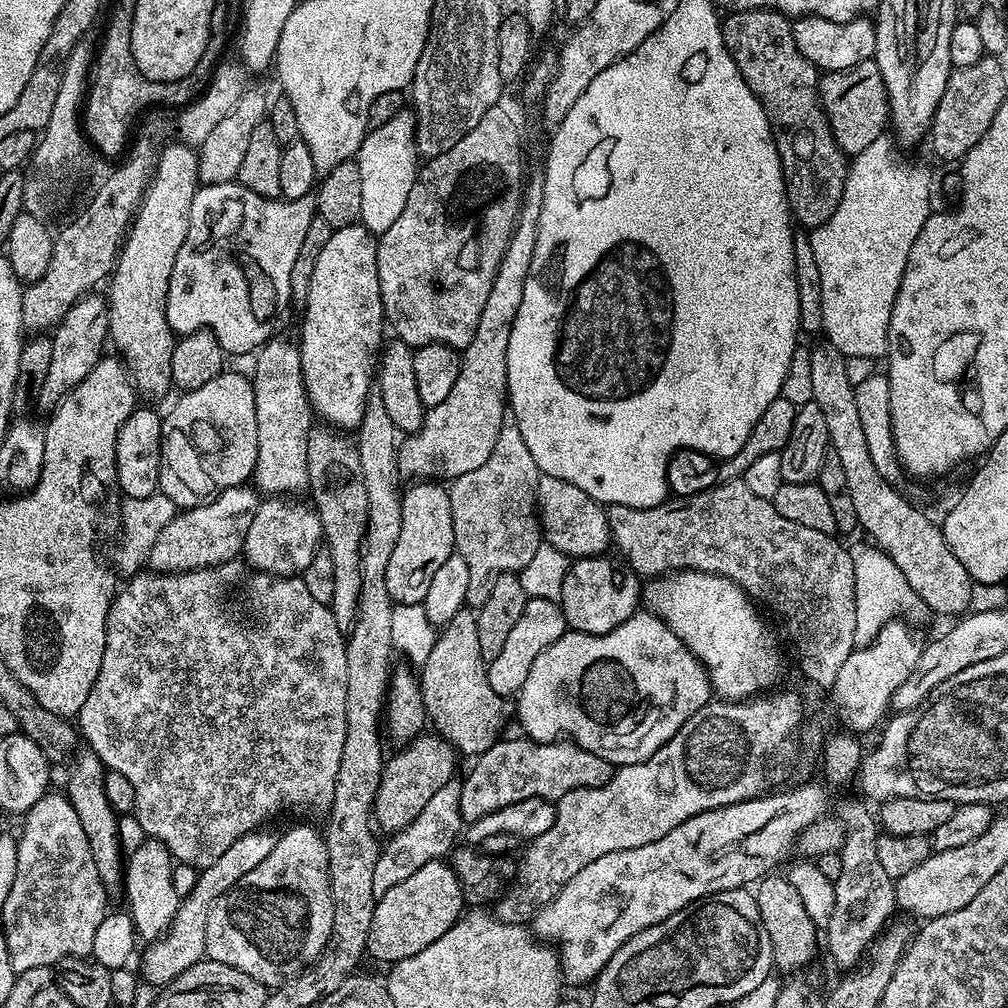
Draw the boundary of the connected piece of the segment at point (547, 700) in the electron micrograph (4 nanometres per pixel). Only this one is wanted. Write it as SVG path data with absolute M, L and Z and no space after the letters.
M638 610L630 618L626 618L626 622L622 622L620 626L606 634L595 636L569 630L562 638L558 638L558 642L554 642L554 646L542 650L542 654L538 654L538 658L534 658L534 666L530 666L530 674L526 674L526 686L522 686L520 695L515 701L514 712L516 716L520 715L520 724L524 727L523 735L527 739L547 742L567 738L572 743L590 750L590 754L598 754L598 758L602 758L606 763L623 766L649 760L662 745L670 742L670 738L674 738L674 734L678 734L682 725L698 710L702 710L702 706L706 706L713 696L712 686L708 682L708 672L700 659L684 645L682 638L678 634L674 634L674 630L670 630L665 620L661 616L657 616L655 612Z

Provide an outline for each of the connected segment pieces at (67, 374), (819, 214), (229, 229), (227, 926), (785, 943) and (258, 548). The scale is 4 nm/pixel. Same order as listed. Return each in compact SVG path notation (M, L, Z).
M93 290L88 295L81 296L78 302L74 302L74 306L70 306L70 310L66 310L66 314L51 333L54 351L50 357L46 380L42 382L38 393L40 404L45 410L55 408L65 394L78 386L78 382L82 382L86 374L90 374L90 370L94 370L94 366L102 359L104 344L106 348L106 341L109 339L108 301L98 293L99 291Z
M741 8L732 10L723 17L720 29L722 42L726 42L726 50L730 50L730 58L738 66L742 78L746 78L746 86L762 102L766 110L766 118L772 127L776 149L780 155L780 165L784 171L784 189L788 195L788 207L792 209L795 219L800 220L805 229L811 230L830 218L840 201L844 189L844 180L848 177L849 161L836 144L832 136L828 115L820 104L821 73L805 58L794 44L792 37L792 20L783 12L772 8Z
M205 184L197 187L192 205L190 206L190 226L186 230L186 242L182 242L182 250L178 250L178 258L174 258L174 270L170 270L170 286L166 298L166 318L173 327L176 324L201 324L207 328L212 324L264 324L264 320L277 319L280 307L292 299L290 286L290 270L294 270L294 262L298 258L298 250L302 250L302 238L306 238L306 230L310 230L310 222L315 218L316 201L311 195L297 200L277 198L268 200L264 196L249 195L248 200L241 202L237 208L232 208L232 184Z
M300 824L289 830L286 836L277 839L274 850L254 866L248 874L214 902L206 918L207 959L234 966L250 974L258 982L269 986L279 986L300 975L310 964L316 963L318 957L328 945L334 922L334 902L328 881L328 847L319 831L315 832L308 824Z
M769 874L755 885L754 895L758 902L758 914L762 914L762 926L766 926L766 934L770 934L768 943L772 963L784 974L792 974L804 970L816 956L816 935L818 929L810 922L810 914L806 914L806 905L798 895L798 890L790 886L787 875Z
M264 498L252 513L242 556L249 569L269 572L271 576L300 576L306 566L310 566L310 558L316 556L323 535L320 519L311 503L299 504L296 498Z

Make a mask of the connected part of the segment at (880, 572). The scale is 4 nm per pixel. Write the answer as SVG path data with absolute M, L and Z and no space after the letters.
M872 542L851 545L854 562L854 590L856 591L856 643L869 644L890 621L903 617L917 606L918 597L902 571L891 558Z

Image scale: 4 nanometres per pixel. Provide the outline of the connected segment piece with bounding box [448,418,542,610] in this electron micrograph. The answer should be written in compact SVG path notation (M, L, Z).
M508 418L500 428L498 442L494 442L494 450L490 450L486 463L451 481L448 497L454 518L455 551L466 558L466 566L470 569L467 607L481 608L486 598L490 598L492 581L504 572L518 574L540 548L542 529L536 506L536 487L541 475L534 454L530 454L526 442L522 442L516 421Z

